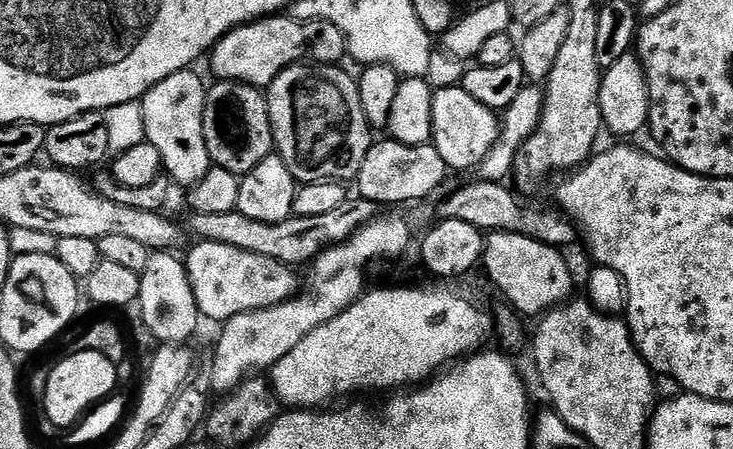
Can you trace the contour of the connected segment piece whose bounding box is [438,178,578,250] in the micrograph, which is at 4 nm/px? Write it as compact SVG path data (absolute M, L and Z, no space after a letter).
M474 178L470 184L464 184L456 188L440 204L440 220L457 220L474 226L485 234L489 232L517 232L526 238L534 238L543 244L549 244L555 248L567 249L567 244L577 243L578 229L563 212L552 208L535 208L532 204L520 204L507 183L490 182Z

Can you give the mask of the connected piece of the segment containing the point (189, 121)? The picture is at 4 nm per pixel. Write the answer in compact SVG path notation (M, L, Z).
M185 70L162 78L142 98L142 118L146 122L145 141L158 150L163 171L173 185L193 188L214 166L206 150L204 111L208 88L196 70Z

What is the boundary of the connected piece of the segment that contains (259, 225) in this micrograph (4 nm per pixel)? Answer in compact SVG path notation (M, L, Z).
M350 198L342 206L321 214L319 218L302 218L292 215L289 220L273 224L246 218L246 214L237 211L226 214L192 212L186 228L191 235L192 232L196 235L197 241L222 242L222 246L238 246L238 250L250 250L250 254L263 254L265 258L274 258L274 262L301 266L300 264L307 265L315 260L327 248L346 242L359 228L376 219L377 215L378 206L374 202Z

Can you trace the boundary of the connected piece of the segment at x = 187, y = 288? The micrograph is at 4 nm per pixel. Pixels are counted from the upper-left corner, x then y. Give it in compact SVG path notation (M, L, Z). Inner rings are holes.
M164 250L152 253L146 264L146 270L140 275L140 299L138 301L138 309L140 308L142 314L140 316L141 323L147 326L153 339L172 346L187 343L187 339L197 330L198 322L200 323L197 300L194 298L193 287L190 286L187 265L174 256L176 255Z

